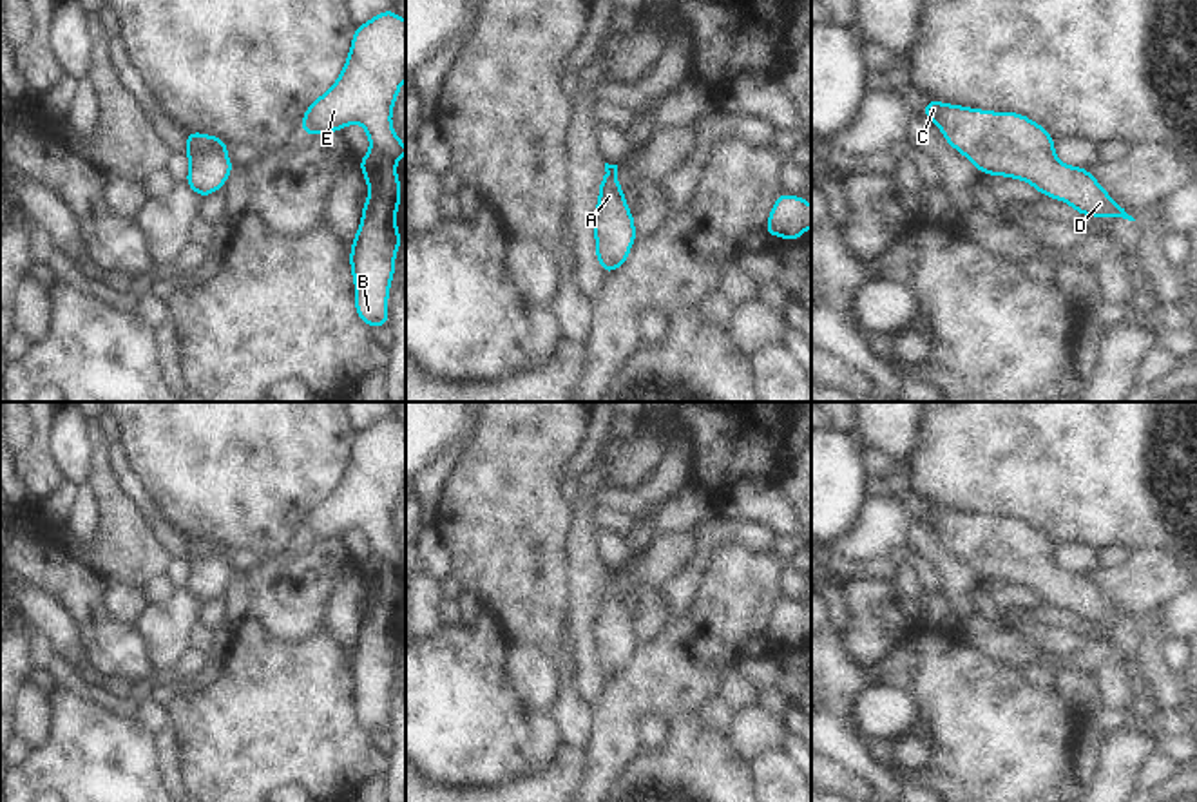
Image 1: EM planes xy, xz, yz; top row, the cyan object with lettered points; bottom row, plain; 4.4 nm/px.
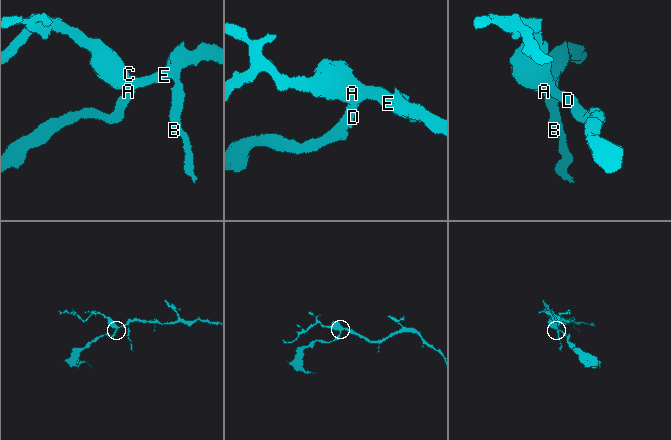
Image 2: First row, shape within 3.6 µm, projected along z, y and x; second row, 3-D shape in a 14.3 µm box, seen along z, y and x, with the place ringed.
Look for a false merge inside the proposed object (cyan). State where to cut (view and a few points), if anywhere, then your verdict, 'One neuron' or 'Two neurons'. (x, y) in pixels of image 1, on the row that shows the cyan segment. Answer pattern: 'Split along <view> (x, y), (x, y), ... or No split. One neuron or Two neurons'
No split. One neuron

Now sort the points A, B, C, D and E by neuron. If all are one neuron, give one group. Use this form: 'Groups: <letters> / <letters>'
Groups: A B C D E

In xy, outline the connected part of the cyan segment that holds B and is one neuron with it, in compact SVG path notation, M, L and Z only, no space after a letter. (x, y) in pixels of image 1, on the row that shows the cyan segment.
M388 9L355 29L344 71L326 94L311 101L301 123L302 136L340 132L353 121L369 136L369 154L359 159L369 196L350 255L355 311L369 328L389 322L389 282L402 244L395 224L402 194L395 163L406 154L406 145L391 129L391 110L404 78L406 22Z

